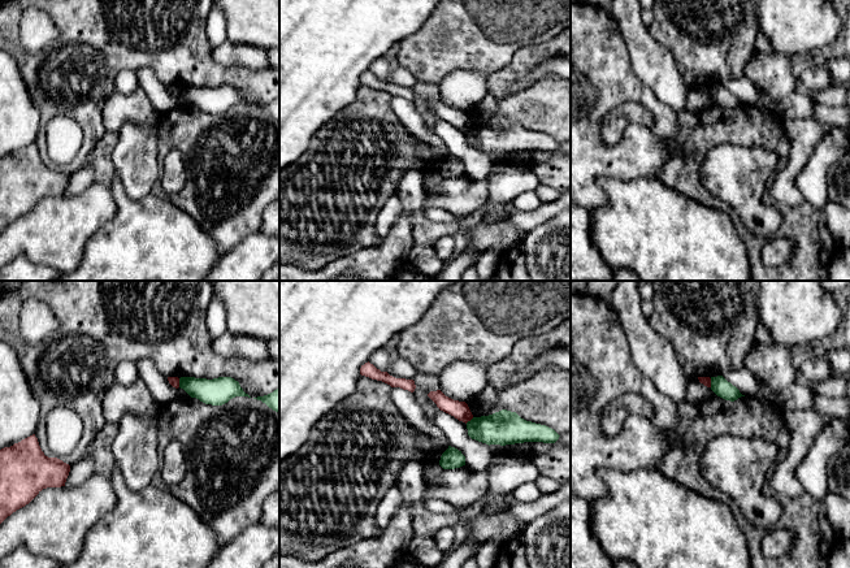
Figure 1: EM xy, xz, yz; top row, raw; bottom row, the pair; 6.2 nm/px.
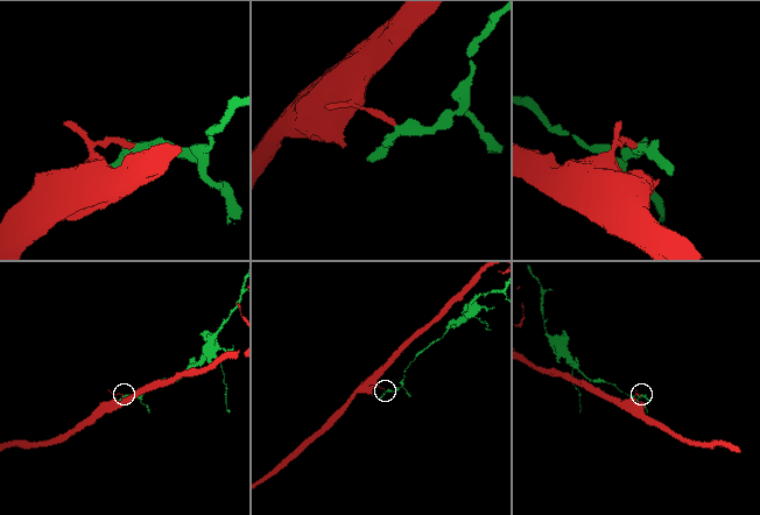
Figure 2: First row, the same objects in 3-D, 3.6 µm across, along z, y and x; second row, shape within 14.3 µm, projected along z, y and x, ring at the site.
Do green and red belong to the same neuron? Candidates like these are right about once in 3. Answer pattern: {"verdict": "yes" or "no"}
{"verdict": "no"}

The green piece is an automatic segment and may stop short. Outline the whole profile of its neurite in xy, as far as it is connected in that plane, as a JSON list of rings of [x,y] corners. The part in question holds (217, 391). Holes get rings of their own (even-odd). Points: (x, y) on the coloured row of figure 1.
[[[181,377],[179,387],[191,398],[196,398],[205,404],[222,406],[235,396],[248,396],[239,382],[231,377],[218,377],[213,380]]]

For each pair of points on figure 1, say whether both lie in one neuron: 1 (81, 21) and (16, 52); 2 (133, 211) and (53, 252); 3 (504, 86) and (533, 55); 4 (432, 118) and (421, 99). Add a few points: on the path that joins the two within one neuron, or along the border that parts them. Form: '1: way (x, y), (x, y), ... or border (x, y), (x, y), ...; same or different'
1: way (69, 38), (48, 59), (33, 59); same
2: border (113, 198), (116, 213), (91, 237), (85, 252); different
3: way (510, 78), (525, 63); same
4: way (426, 113), (421, 104); same

